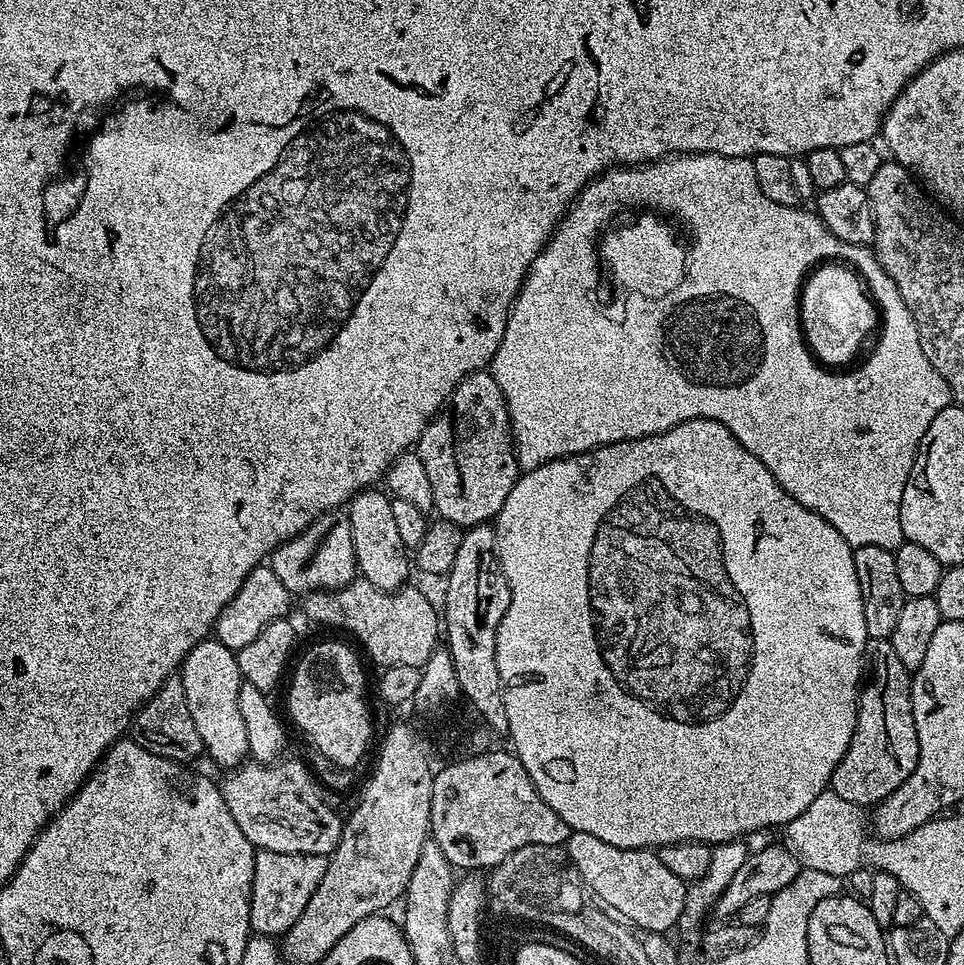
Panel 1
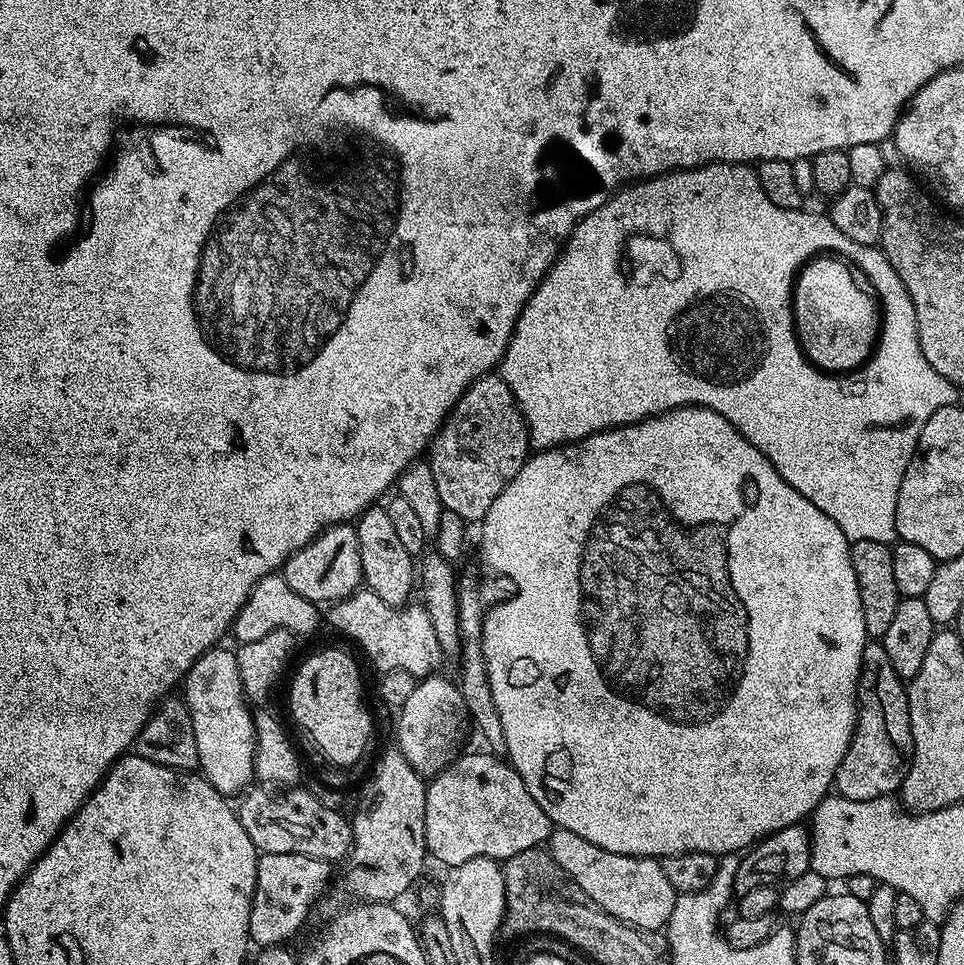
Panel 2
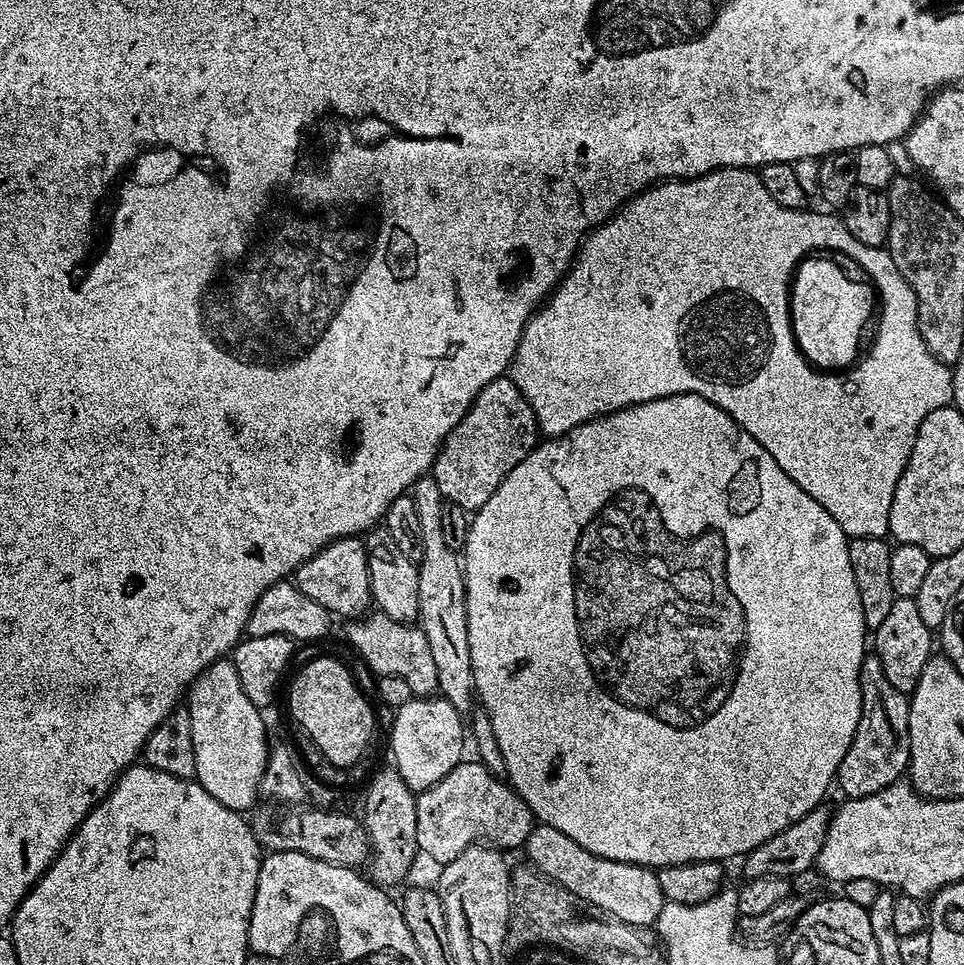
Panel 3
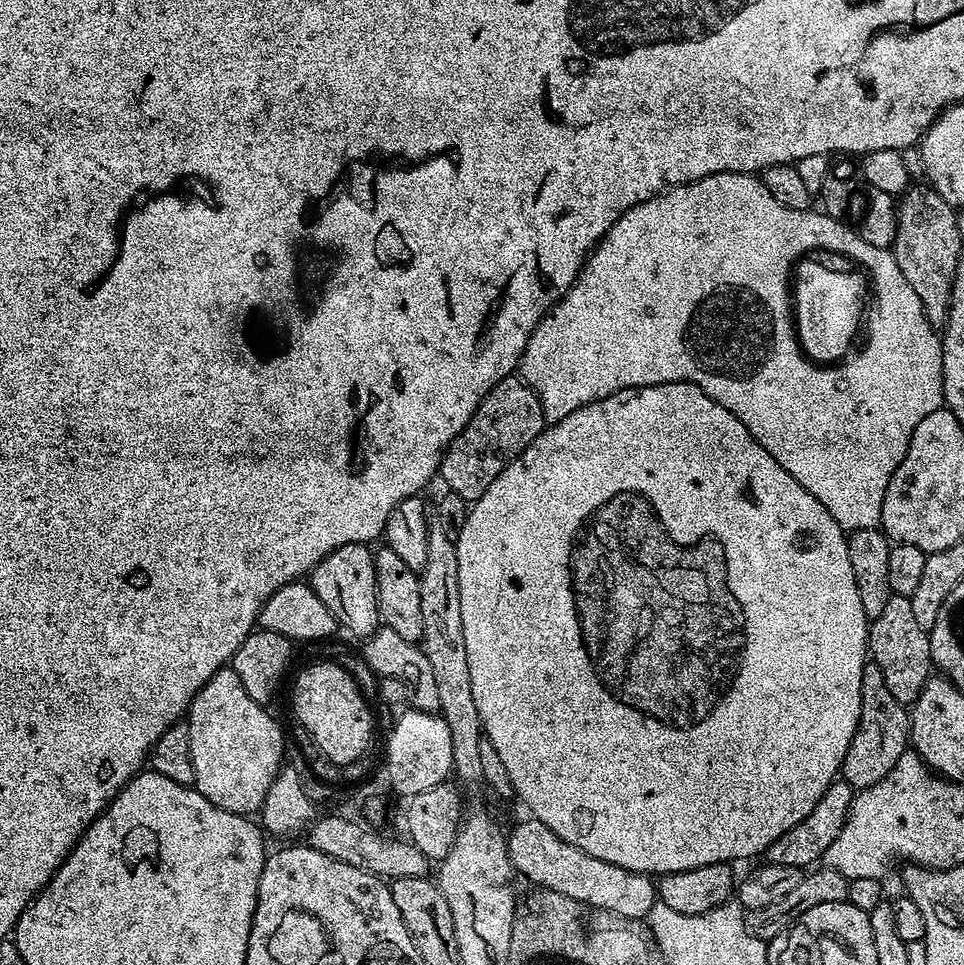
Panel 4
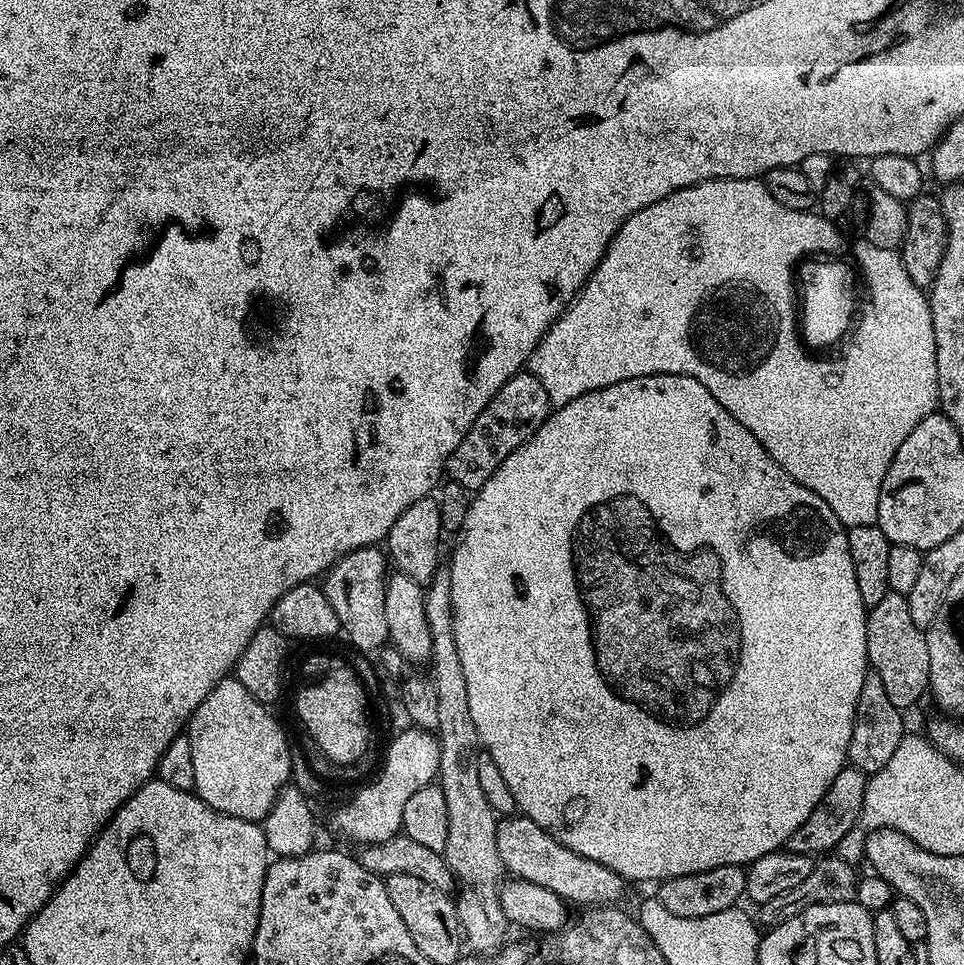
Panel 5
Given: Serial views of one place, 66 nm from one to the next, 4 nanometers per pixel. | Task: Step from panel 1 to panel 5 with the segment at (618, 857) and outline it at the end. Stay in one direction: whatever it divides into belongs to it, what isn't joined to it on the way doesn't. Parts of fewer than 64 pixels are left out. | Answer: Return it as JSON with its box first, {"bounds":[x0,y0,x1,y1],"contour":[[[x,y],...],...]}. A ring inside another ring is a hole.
{"bounds":[496,814,626,906],"contour":[[[513,814],[497,819],[496,837],[498,838],[498,858],[502,858],[504,871],[509,877],[534,882],[534,886],[546,886],[546,890],[554,890],[554,894],[558,894],[569,905],[612,906],[620,902],[624,896],[626,881],[621,876],[590,858],[582,858],[578,854],[574,854],[574,850],[562,846],[562,842],[558,842],[550,834],[546,834],[546,830],[542,830],[542,826],[538,826],[538,822],[534,822],[528,816]]]}

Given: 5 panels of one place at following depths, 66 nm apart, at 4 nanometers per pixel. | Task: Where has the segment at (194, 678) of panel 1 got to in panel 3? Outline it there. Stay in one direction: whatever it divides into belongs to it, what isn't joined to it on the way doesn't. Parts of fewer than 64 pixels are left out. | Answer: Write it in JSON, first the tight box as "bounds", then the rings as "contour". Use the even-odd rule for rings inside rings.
{"bounds":[186,659,270,814],"contour":[[[231,659],[215,660],[206,670],[202,670],[186,693],[186,707],[190,714],[190,734],[194,734],[196,783],[204,787],[210,798],[218,798],[222,806],[241,814],[247,813],[247,808],[260,796],[270,739],[264,729],[265,713],[256,708],[250,698],[246,698],[246,690],[242,690],[242,682],[238,682],[238,670],[234,670]]]}

